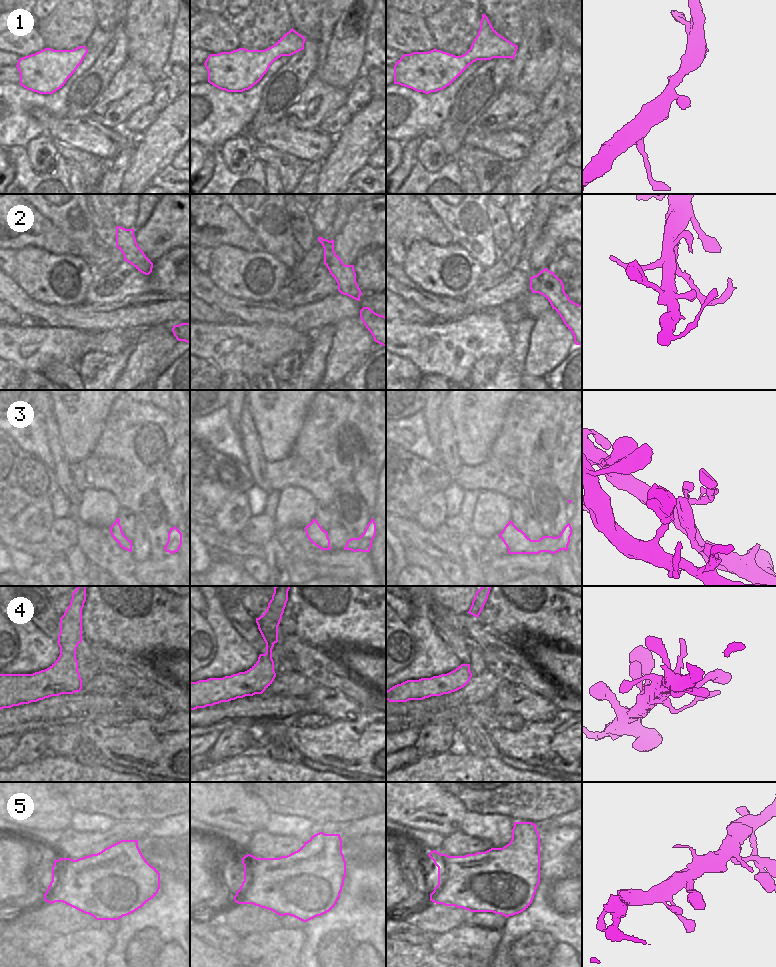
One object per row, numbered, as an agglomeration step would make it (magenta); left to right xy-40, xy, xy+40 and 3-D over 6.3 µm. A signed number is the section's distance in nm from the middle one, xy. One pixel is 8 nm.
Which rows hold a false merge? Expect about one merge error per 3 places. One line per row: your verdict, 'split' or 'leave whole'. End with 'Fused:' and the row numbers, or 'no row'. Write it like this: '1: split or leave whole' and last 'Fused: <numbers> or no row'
1: leave whole
2: split
3: leave whole
4: leave whole
5: leave whole
Fused: 2

